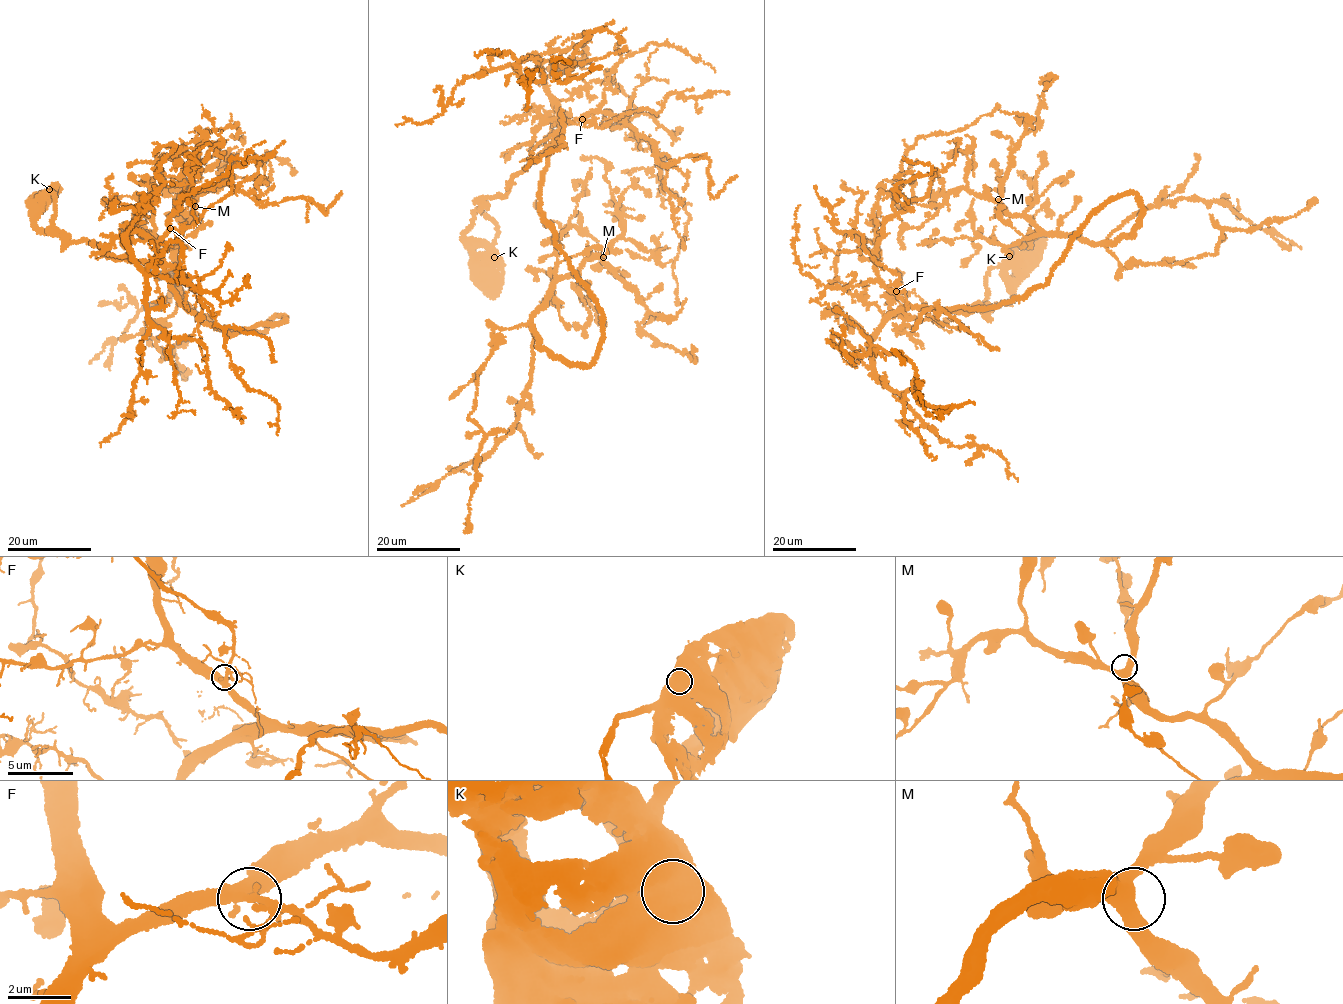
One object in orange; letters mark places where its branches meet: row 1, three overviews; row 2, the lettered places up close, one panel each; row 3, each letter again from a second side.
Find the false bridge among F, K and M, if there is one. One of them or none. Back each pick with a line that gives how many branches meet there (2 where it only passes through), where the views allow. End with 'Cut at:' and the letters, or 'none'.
K: branches 2
Cut at: K

